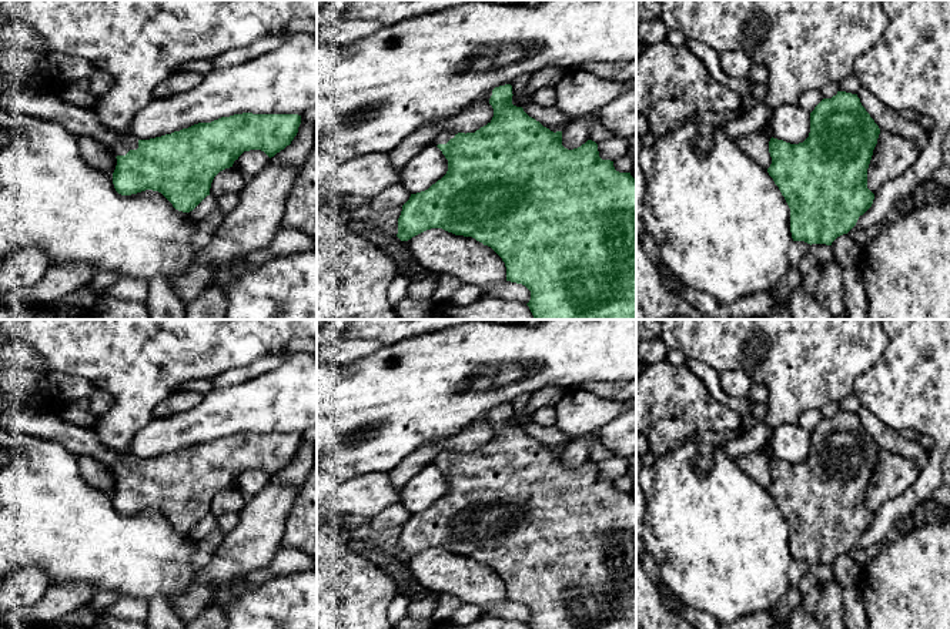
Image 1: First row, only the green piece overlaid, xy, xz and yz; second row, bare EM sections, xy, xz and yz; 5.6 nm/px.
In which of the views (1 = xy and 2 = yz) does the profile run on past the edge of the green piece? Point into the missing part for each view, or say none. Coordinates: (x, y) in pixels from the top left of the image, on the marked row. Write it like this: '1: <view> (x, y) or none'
1: xy (24, 100)
2: none

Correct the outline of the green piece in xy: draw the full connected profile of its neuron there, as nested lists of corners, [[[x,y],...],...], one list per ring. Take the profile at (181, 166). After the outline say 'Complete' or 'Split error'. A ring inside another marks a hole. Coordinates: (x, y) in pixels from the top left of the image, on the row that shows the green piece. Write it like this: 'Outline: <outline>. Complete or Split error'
Outline: [[[11,84],[0,93],[0,108],[20,116],[54,121],[77,135],[91,135],[110,145],[117,158],[113,184],[118,194],[131,195],[145,190],[161,193],[175,210],[193,211],[207,195],[214,177],[233,167],[244,151],[261,150],[270,158],[291,144],[298,133],[298,114],[242,113],[221,117],[211,123],[198,123],[150,140],[108,130],[90,107],[78,107],[60,98],[51,90],[24,84]]]. Split error

